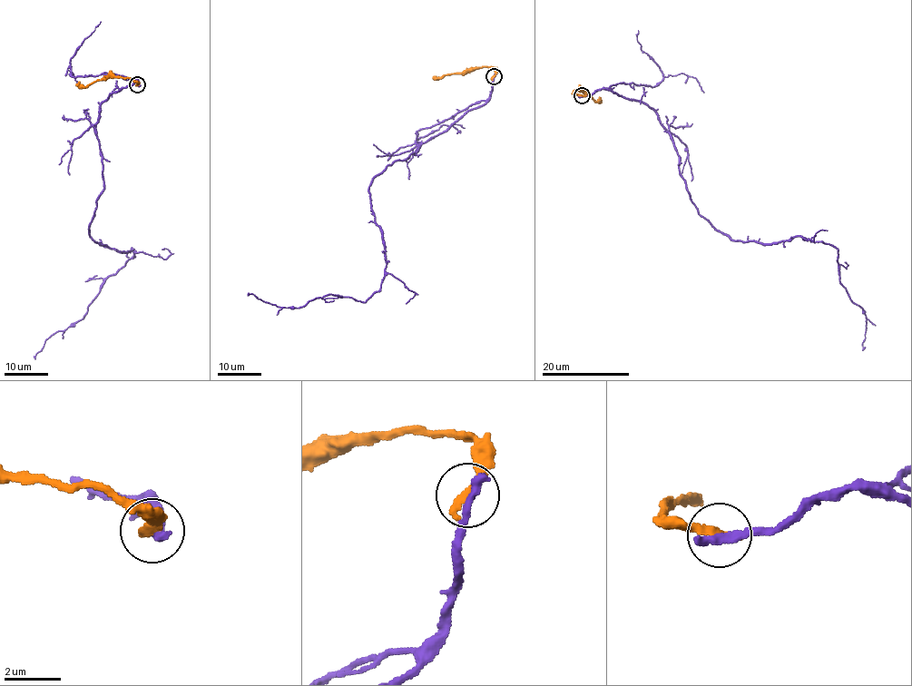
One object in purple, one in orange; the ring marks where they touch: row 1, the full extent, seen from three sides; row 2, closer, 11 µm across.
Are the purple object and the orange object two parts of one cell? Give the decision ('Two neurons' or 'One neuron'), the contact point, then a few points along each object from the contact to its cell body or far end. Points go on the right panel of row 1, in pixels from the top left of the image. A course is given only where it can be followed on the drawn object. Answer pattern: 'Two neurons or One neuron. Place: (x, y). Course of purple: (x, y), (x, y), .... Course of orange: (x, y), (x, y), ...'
Two neurons. Place: (582, 95). Course of purple: (582, 95), (609, 89), (655, 112), (699, 213), (718, 230), (838, 249), (840, 284), (867, 318), (863, 350). Course of orange: (582, 95), (573, 92), (582, 92), (597, 101), (600, 100)

